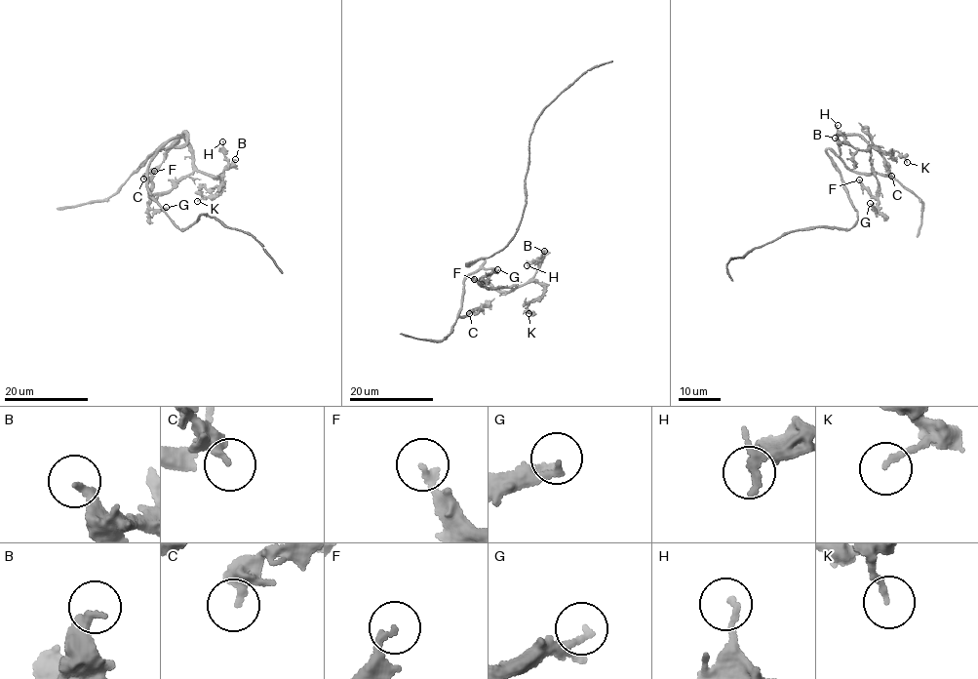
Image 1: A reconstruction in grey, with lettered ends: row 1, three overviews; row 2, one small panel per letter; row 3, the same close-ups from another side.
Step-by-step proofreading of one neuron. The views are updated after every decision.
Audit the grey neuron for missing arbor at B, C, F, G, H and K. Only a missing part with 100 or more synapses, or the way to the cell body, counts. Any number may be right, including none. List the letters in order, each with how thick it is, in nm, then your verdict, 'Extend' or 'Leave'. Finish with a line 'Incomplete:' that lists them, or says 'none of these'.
B: Thickness 320 nm. Leave
C: Thickness 200 nm. Leave
F: Thickness 220 nm. Leave
G: Thickness 160 nm. Leave
H: Thickness 140 nm. Leave
K: Thickness 170 nm. Leave
Incomplete: none of these

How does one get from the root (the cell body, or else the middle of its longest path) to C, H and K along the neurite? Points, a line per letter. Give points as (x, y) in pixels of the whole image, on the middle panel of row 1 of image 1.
C: (487, 258), (465, 266), (484, 260), (464, 281), (460, 316), (486, 305), (469, 313)
H: (487, 258), (465, 266), (484, 259), (501, 291), (527, 283), (539, 262), (527, 265)
K: (487, 258), (465, 266), (484, 259), (482, 266), (493, 268), (493, 288), (543, 285), (528, 313)

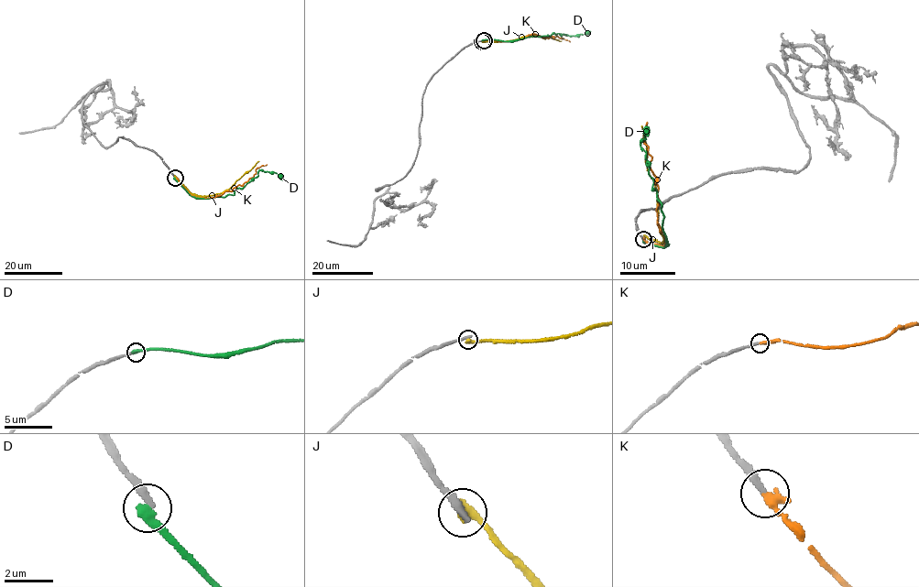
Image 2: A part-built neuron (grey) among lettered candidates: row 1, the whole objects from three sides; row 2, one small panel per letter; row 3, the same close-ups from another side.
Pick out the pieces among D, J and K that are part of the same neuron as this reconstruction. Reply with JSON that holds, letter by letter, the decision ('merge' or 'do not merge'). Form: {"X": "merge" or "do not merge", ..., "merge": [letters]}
{"D": "do not merge", "J": "do not merge", "K": "merge", "merge": ["K"]}

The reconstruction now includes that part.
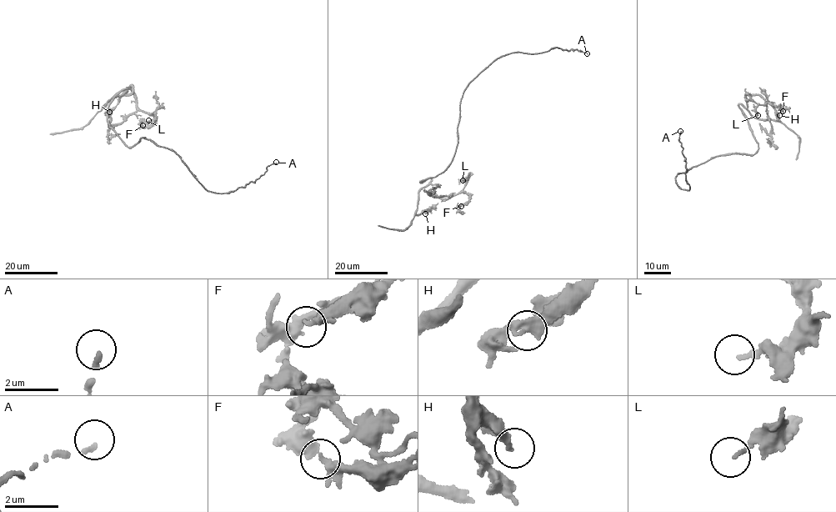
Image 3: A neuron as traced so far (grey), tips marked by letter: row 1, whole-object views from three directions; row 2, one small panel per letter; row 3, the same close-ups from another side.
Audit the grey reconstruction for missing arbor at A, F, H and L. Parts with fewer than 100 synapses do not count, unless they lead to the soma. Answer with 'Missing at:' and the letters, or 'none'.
Missing at: none

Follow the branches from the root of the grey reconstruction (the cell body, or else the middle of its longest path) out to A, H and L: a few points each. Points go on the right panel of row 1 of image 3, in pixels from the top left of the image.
A: (732, 153), (712, 158), (678, 174), (675, 180), (680, 188), (688, 190), (690, 186), (686, 178), (680, 131)
H: (732, 153), (752, 155), (758, 148), (740, 103), (756, 118), (776, 120), (778, 117), (764, 93), (779, 115)
L: (732, 153), (752, 155), (758, 148), (738, 106), (747, 107), (747, 95), (765, 101), (758, 105), (758, 115)

